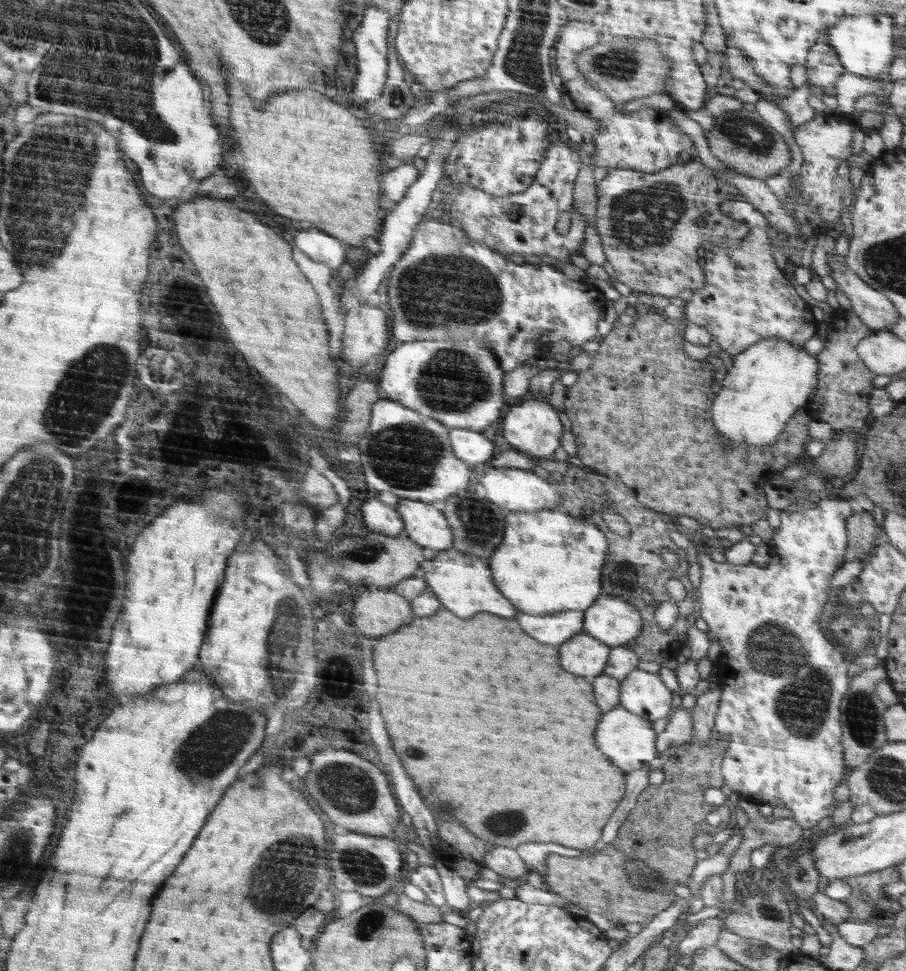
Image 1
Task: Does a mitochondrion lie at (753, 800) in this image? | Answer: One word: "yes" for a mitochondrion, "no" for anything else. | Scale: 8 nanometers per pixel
no

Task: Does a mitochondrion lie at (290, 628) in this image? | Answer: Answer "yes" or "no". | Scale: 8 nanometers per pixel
yes

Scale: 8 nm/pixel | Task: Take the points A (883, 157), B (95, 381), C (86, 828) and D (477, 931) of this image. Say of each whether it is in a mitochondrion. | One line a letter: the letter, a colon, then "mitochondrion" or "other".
A: other
B: mitochondrion
C: other
D: other

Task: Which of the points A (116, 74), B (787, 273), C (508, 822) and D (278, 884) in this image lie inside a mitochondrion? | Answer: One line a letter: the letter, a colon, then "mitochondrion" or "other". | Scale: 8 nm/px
A: mitochondrion
B: other
C: mitochondrion
D: mitochondrion

